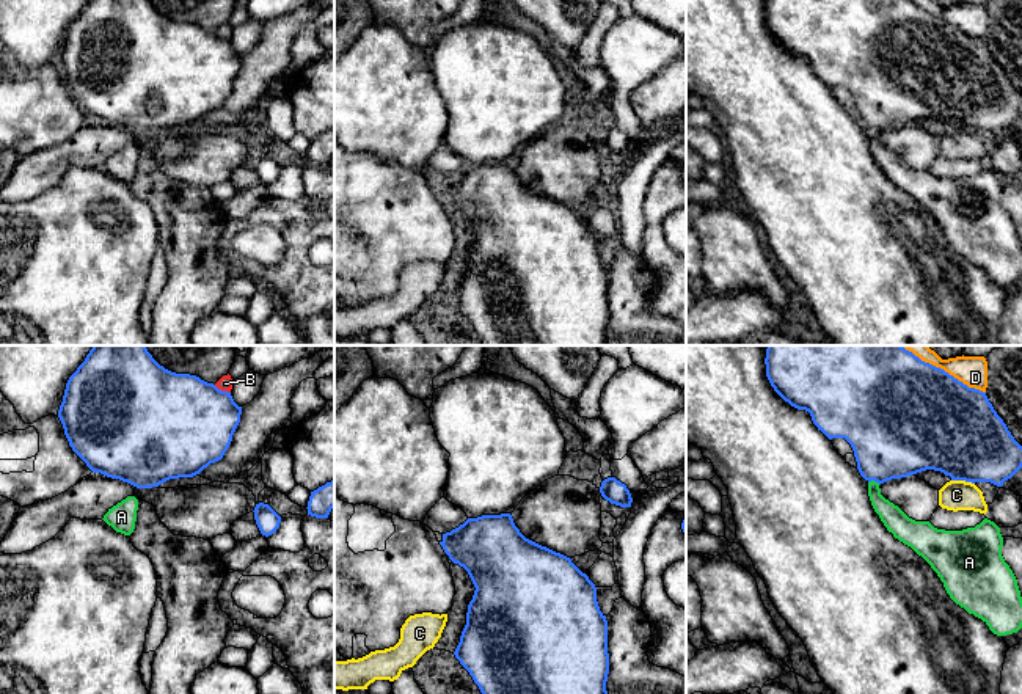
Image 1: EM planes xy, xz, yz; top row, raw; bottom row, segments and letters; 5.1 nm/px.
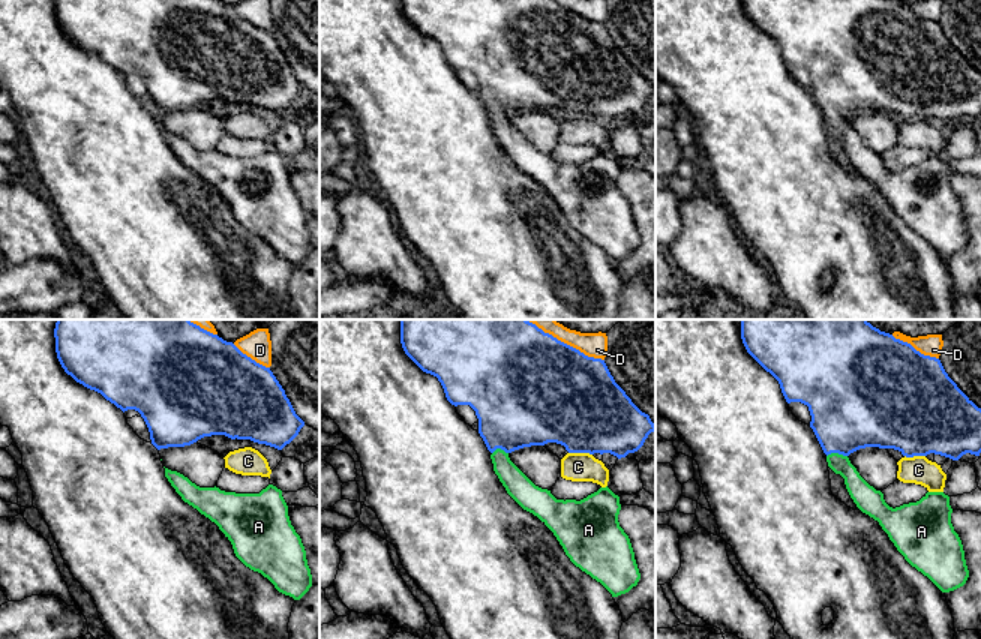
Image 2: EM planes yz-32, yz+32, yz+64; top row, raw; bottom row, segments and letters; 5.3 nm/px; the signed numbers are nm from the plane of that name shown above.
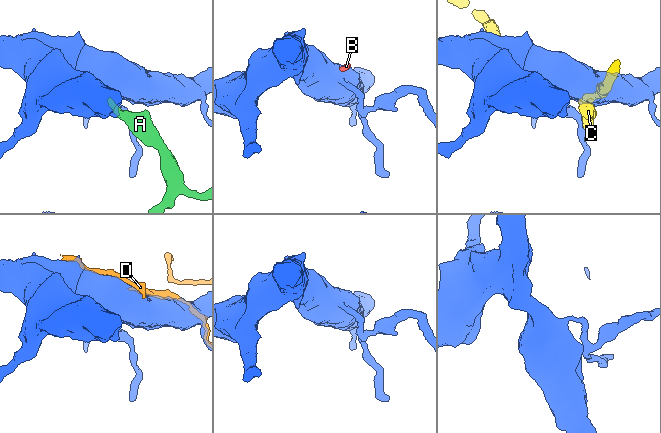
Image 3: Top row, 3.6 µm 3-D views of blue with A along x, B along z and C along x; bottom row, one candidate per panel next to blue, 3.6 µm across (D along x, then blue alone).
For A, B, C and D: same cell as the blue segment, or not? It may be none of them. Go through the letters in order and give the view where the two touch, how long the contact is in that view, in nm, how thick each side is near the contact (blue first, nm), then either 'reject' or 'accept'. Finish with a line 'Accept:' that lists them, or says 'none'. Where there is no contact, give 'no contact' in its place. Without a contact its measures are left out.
A: contact in yz; length 70 nm; calibres 440 and 120 nm; accept
B: contact in xy; length 100 nm; calibres 480 and 80 nm; reject
C: contact in yz; length 120 nm; calibres 440 and 160 nm; reject
D: contact in yz; length 500 nm; calibres 500 and 160 nm; reject
Accept: A

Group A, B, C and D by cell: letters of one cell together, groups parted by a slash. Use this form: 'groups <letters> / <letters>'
groups A / B D / C

